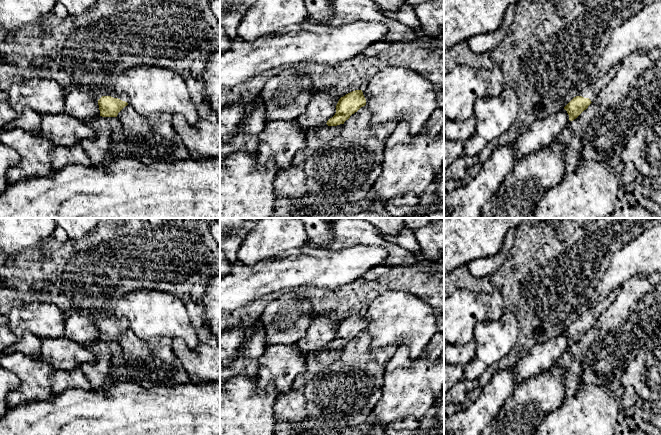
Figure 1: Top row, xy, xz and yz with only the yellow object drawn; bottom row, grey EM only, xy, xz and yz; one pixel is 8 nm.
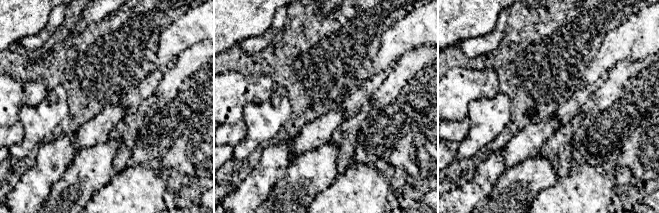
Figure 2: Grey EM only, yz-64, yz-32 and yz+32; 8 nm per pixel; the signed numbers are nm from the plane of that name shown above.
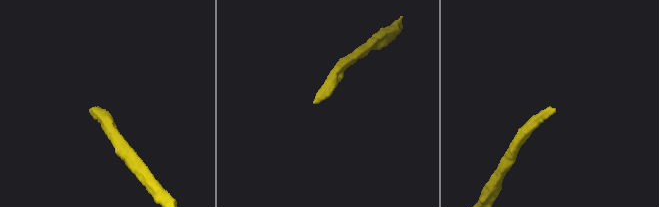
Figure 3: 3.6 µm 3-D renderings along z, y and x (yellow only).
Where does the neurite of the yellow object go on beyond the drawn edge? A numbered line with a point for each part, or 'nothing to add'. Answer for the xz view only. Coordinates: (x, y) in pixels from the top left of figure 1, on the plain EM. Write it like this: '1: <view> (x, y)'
nothing to add

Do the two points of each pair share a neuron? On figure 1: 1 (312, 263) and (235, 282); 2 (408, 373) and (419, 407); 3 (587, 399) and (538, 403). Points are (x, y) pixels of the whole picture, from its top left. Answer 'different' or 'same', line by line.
1: same
2: same
3: different

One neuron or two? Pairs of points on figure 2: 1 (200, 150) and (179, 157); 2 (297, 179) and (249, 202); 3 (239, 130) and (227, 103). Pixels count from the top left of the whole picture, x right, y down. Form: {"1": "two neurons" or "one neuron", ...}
{"1": "one neuron", "2": "two neurons", "3": "two neurons"}

